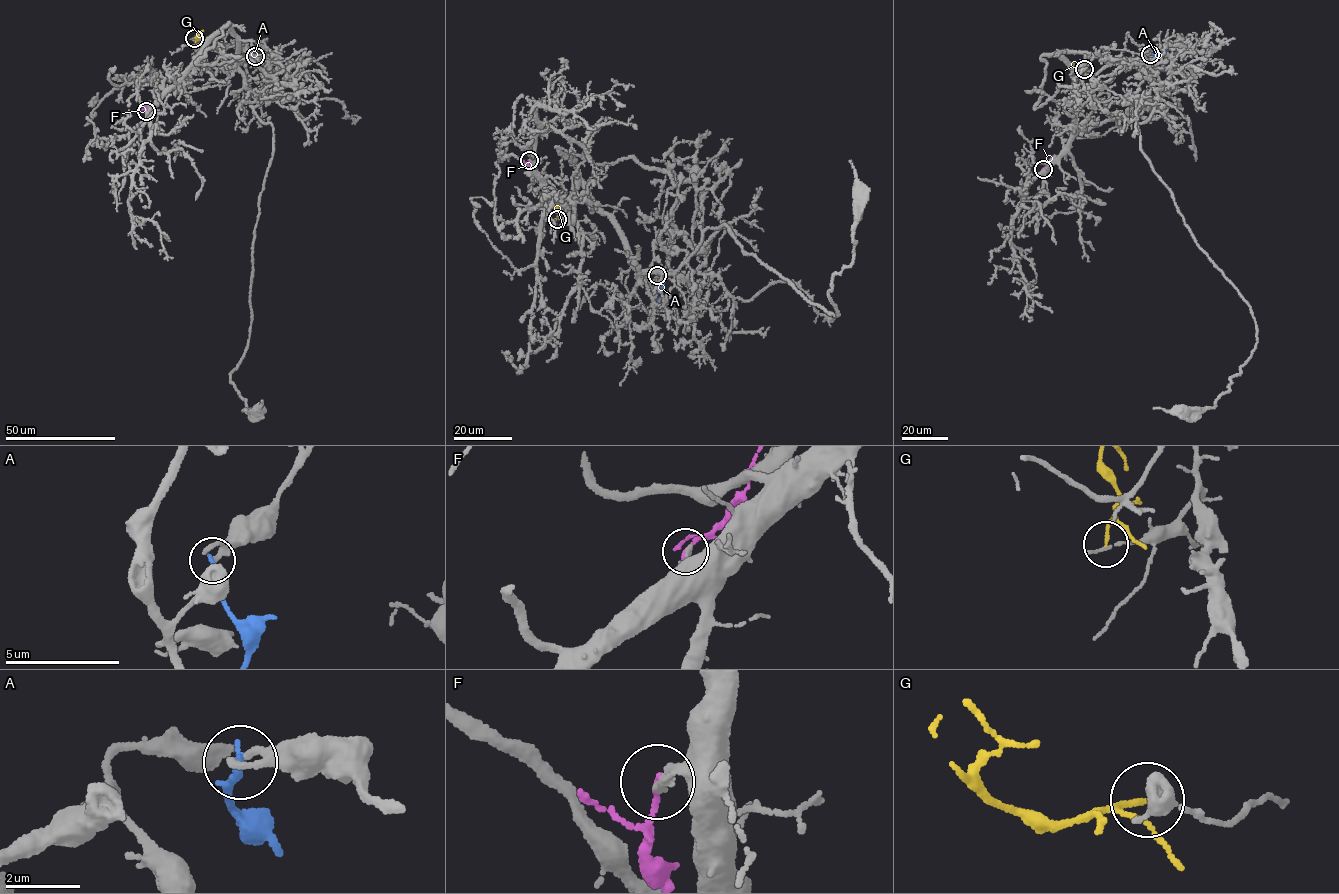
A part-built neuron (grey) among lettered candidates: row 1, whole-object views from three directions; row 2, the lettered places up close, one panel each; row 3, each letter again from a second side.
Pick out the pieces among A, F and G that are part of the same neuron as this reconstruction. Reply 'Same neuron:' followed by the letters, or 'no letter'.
Same neuron: no letter

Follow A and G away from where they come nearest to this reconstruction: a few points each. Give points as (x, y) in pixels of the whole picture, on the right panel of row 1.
A: (1150, 53), (1157, 55), (1169, 48)
G: (1083, 69), (1073, 69), (1069, 63)

